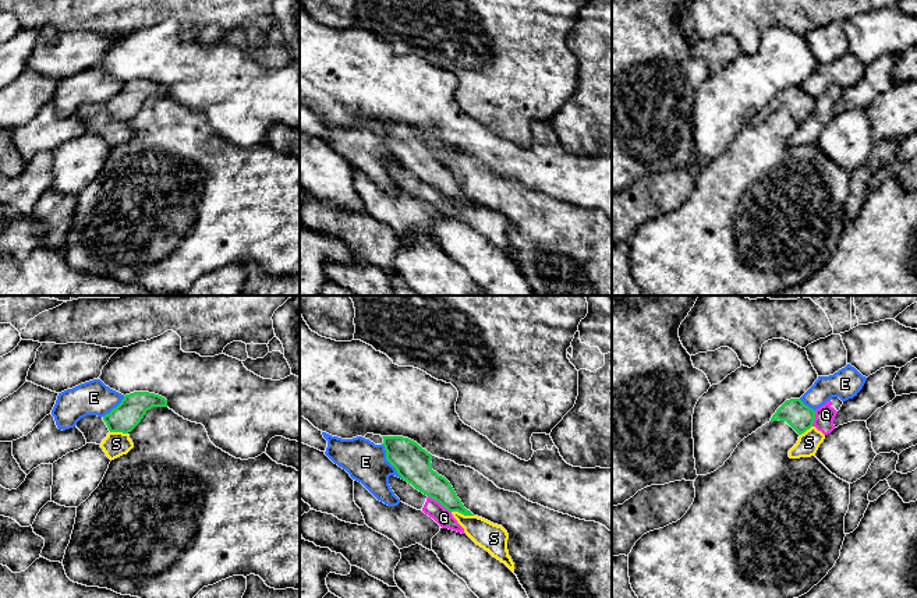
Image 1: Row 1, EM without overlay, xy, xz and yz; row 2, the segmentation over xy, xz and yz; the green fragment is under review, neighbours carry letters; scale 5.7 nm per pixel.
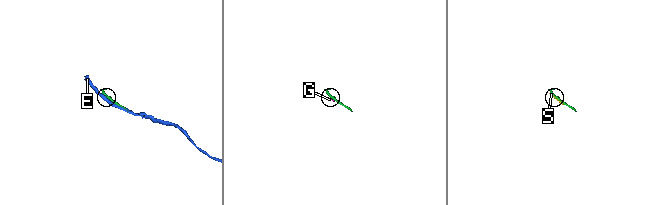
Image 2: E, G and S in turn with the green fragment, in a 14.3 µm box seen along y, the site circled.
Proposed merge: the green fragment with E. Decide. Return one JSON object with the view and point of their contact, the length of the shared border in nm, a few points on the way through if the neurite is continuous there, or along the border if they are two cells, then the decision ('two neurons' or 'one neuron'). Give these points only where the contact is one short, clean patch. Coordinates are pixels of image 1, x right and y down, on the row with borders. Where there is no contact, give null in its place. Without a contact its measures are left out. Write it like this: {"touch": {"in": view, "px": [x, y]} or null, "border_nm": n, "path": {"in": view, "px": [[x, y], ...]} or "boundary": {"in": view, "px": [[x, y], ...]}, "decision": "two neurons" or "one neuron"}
{"touch": {"in": "xz", "px": [388, 460]}, "border_nm": 240, "decision": "two neurons"}

